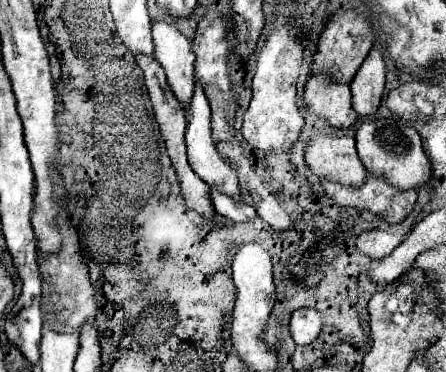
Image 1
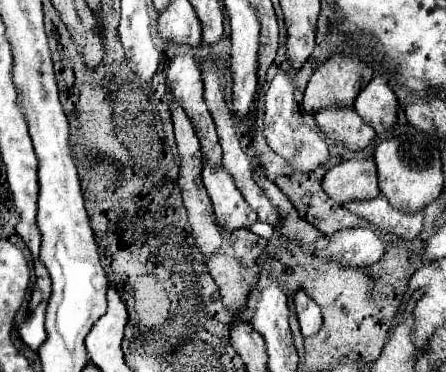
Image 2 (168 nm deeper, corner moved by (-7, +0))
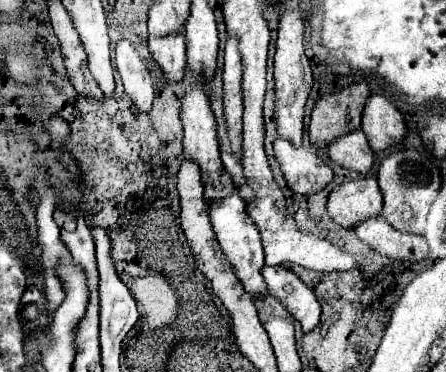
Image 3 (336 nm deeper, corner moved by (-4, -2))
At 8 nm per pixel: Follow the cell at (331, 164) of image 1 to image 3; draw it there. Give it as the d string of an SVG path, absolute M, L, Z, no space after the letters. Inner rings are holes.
M374 176L352 178L328 196L328 214L344 228L354 228L360 220L376 216L382 210L382 194Z

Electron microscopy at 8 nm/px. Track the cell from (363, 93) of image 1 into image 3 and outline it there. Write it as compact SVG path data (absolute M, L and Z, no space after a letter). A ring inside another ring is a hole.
M370 94L362 112L362 132L370 148L382 152L406 136L406 124L398 108L380 94Z

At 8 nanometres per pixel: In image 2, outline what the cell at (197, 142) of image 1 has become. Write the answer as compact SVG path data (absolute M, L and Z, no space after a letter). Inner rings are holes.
M205 160L203 184L213 202L215 218L217 218L219 226L227 228L227 232L249 228L251 224L257 222L257 214L247 206L245 198L241 196L241 192L235 186L235 182L223 168L213 170Z

